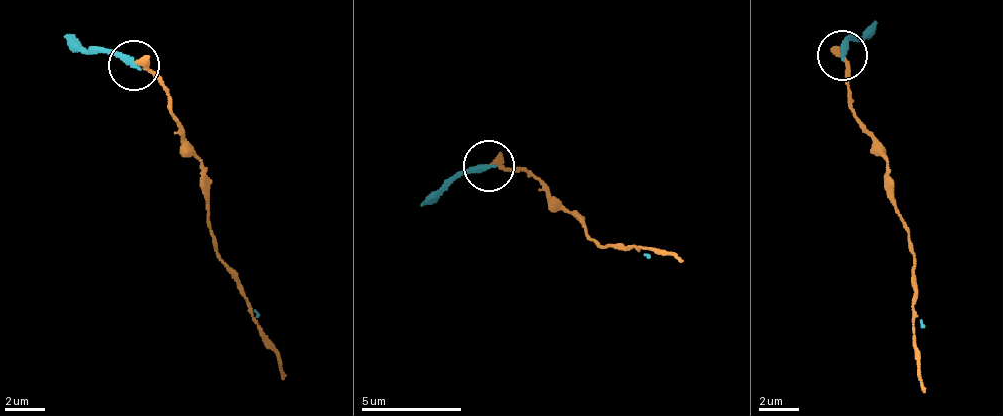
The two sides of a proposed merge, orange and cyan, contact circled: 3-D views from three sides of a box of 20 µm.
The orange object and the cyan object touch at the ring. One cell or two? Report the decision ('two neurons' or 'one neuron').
two neurons

